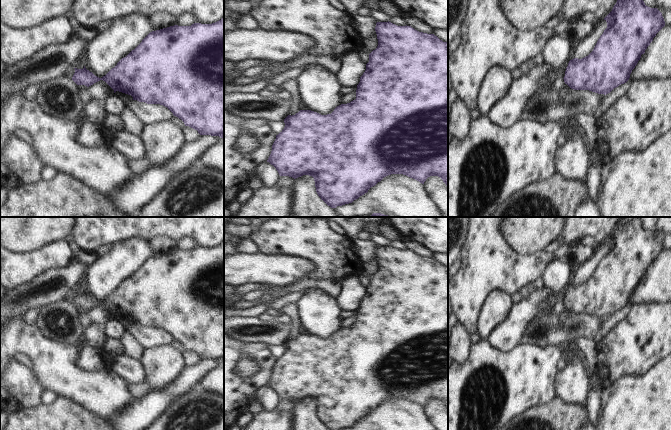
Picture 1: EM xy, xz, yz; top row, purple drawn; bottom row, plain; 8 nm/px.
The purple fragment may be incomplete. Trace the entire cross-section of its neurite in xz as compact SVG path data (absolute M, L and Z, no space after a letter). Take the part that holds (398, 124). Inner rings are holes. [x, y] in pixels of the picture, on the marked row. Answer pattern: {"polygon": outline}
{"polygon": "M389 21L377 22L375 31L378 46L369 54L356 99L327 115L311 110L288 115L267 160L280 176L312 176L318 196L331 208L352 203L391 174L403 174L422 184L428 177L438 176L448 188L448 43Z"}

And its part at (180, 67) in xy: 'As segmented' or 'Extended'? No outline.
As segmented

